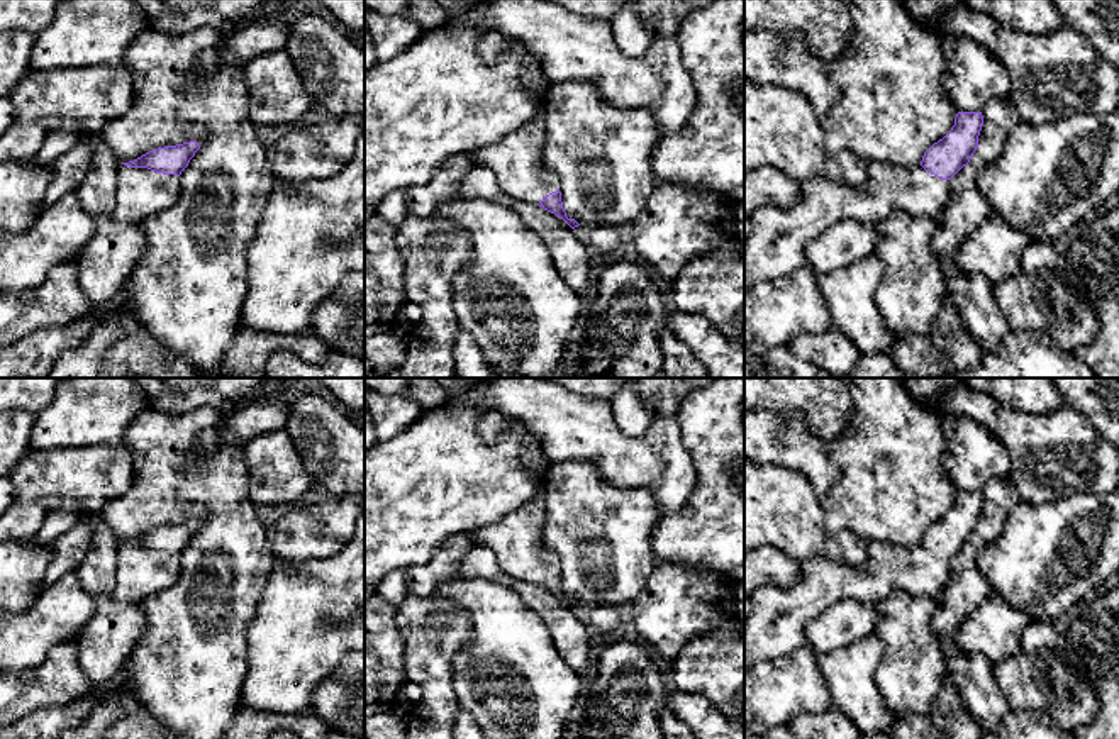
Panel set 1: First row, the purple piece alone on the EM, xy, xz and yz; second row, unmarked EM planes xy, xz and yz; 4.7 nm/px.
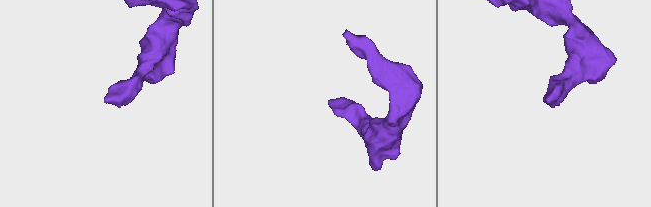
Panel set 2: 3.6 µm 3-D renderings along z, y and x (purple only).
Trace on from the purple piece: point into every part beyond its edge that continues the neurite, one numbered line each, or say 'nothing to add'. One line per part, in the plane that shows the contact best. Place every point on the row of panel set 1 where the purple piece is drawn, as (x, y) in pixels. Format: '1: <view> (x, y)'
1: xy (141, 192)

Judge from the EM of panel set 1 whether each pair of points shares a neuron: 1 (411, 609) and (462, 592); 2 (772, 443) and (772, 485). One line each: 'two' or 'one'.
1: two
2: two

